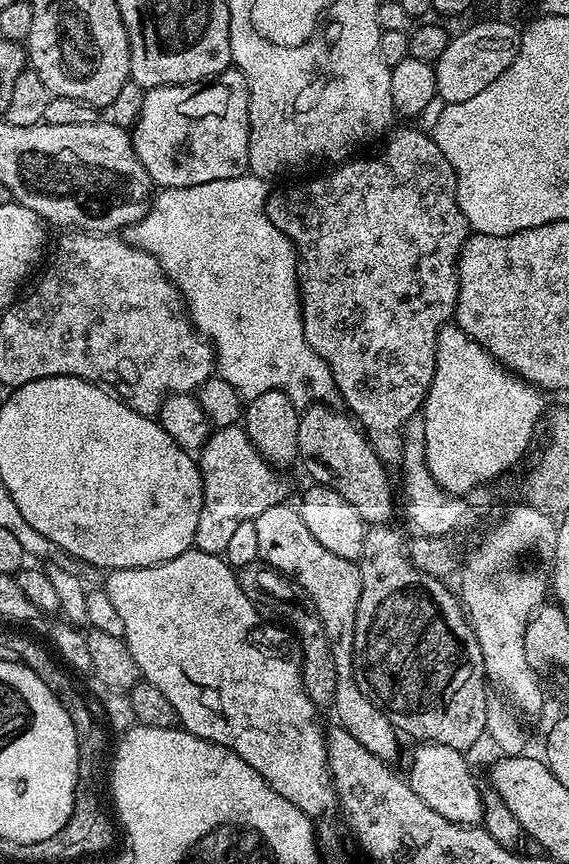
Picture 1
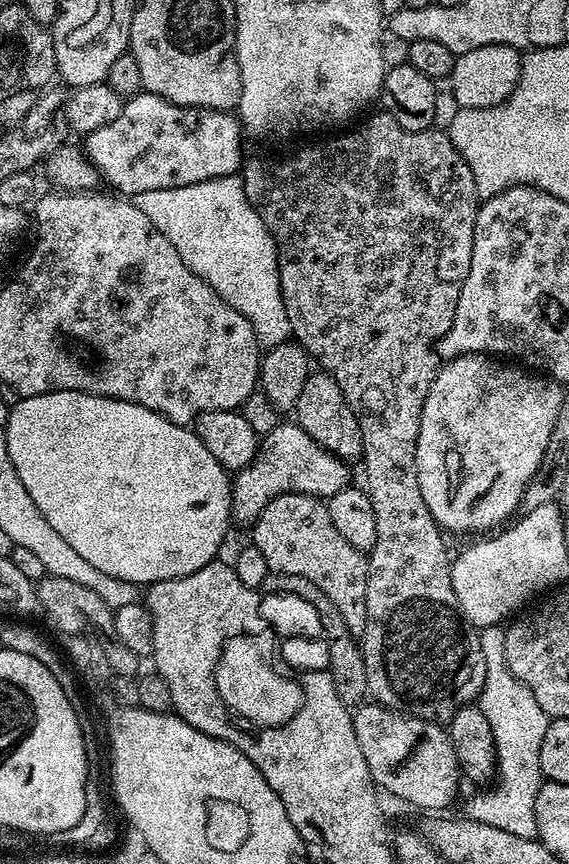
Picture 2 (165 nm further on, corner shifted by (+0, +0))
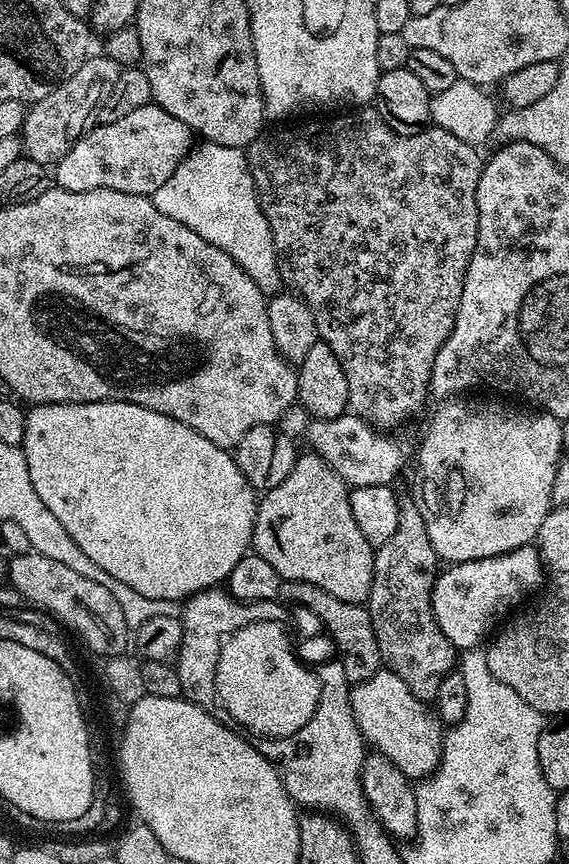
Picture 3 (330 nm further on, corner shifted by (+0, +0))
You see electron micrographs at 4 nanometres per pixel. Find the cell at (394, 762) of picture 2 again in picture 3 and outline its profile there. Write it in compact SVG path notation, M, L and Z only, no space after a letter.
M387 670L378 671L374 678L366 678L366 682L355 685L351 693L354 722L358 722L365 745L390 758L390 762L394 762L394 766L398 766L398 770L413 782L432 775L440 765L446 735L435 711L425 701L419 700L398 674Z

